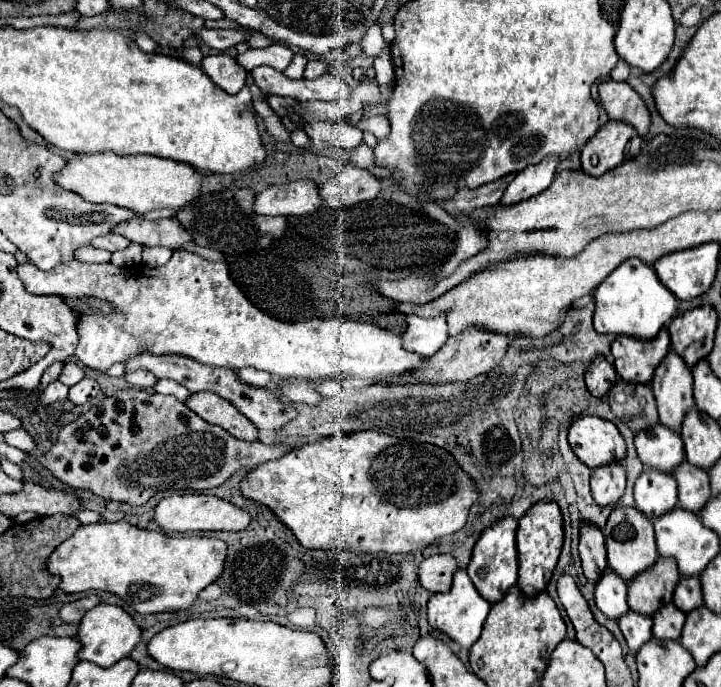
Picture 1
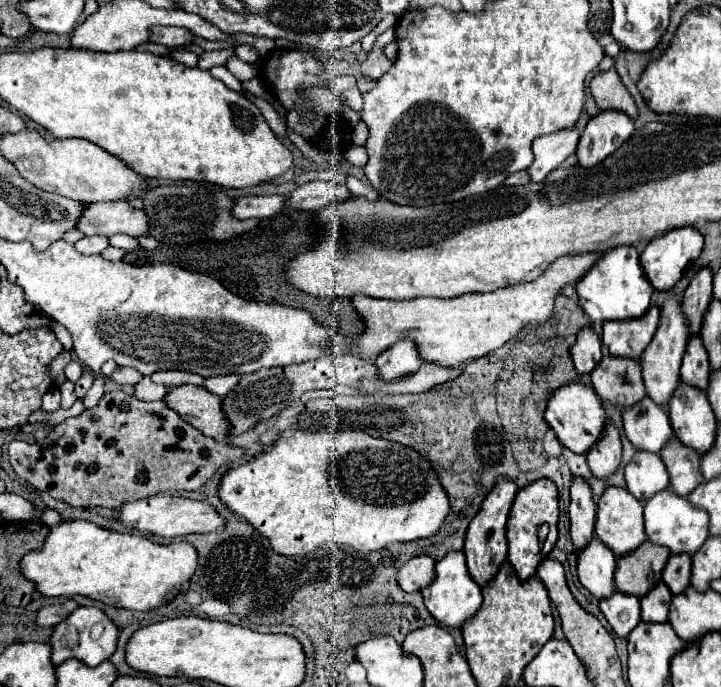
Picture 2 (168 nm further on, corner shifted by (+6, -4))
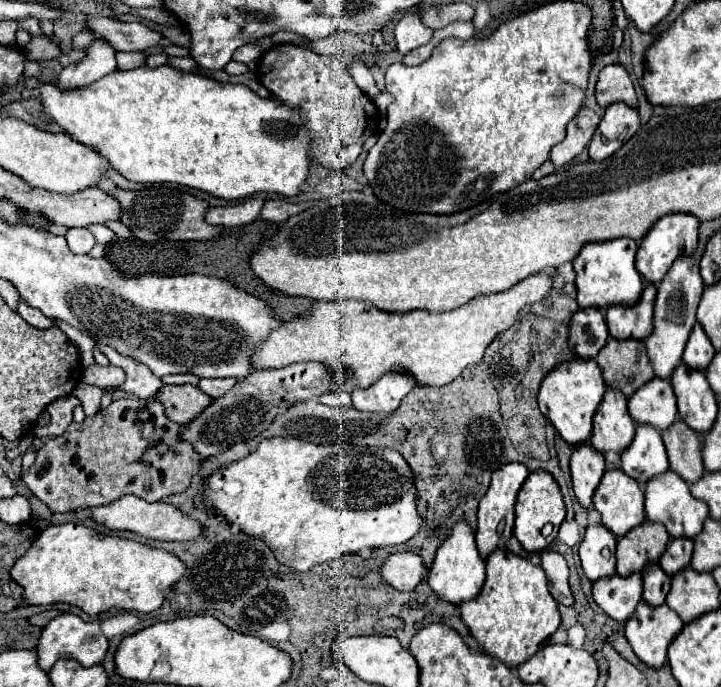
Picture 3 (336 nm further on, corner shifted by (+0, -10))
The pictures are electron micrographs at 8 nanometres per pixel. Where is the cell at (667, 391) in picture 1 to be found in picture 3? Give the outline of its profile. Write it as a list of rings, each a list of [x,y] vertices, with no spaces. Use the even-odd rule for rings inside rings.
[[[683,253],[679,259],[673,261],[665,279],[657,287],[655,311],[653,311],[653,331],[645,339],[645,345],[647,345],[647,355],[651,359],[651,365],[655,369],[655,375],[661,379],[669,379],[673,369],[681,363],[685,343],[697,321],[695,311],[697,311],[703,289],[705,289],[705,283],[699,273],[699,261],[695,259],[695,255],[687,255],[687,253]]]

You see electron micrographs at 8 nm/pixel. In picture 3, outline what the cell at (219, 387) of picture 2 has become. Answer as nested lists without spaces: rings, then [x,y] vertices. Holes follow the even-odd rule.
[[[199,379],[199,389],[209,397],[217,399],[225,395],[237,381],[235,379]]]

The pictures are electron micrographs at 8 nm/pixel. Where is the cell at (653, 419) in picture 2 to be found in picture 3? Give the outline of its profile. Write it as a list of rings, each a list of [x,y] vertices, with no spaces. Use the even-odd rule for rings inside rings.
[[[659,377],[647,381],[631,395],[629,413],[635,423],[649,423],[659,431],[667,429],[677,419],[677,403],[671,383]]]

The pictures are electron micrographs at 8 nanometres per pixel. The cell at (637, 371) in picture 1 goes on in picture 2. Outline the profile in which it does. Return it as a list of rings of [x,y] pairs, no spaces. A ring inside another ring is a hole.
[[[653,305],[641,321],[613,321],[603,325],[603,345],[609,355],[639,361],[659,327],[659,307]]]

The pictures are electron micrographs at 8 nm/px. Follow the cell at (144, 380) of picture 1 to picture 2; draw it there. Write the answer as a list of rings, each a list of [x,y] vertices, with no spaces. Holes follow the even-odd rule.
[[[117,367],[111,379],[119,385],[137,385],[137,381],[141,381],[141,373],[133,367]]]

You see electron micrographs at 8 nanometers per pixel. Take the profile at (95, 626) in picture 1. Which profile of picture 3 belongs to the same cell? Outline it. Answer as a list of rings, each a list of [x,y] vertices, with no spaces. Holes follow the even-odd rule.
[[[65,613],[65,615],[59,615],[55,619],[51,619],[43,629],[41,629],[41,637],[39,637],[39,643],[37,643],[37,663],[43,671],[49,671],[53,667],[55,661],[59,659],[75,659],[79,663],[83,663],[85,667],[91,667],[91,665],[97,665],[103,661],[105,653],[109,649],[109,643],[107,643],[107,637],[103,635],[99,623],[85,623],[81,621],[81,617],[77,615],[71,615],[71,613]]]

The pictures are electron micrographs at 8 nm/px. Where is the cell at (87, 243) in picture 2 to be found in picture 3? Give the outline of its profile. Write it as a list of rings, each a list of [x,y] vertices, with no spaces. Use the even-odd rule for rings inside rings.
[[[67,229],[65,241],[73,253],[89,253],[95,245],[95,237],[87,229]]]

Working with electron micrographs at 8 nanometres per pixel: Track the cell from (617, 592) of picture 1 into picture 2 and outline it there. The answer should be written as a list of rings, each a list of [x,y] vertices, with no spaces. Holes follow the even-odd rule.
[[[593,539],[577,555],[579,581],[595,599],[607,599],[613,595],[615,569],[617,569],[617,559],[597,539]]]

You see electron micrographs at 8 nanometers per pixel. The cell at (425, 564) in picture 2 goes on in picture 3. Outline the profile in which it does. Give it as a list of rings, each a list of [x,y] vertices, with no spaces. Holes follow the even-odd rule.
[[[407,551],[389,555],[379,571],[383,581],[395,587],[397,591],[413,591],[423,581],[423,575],[427,573],[421,557]]]

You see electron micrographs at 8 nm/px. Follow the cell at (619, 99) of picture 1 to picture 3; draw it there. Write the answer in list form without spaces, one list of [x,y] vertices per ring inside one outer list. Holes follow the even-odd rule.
[[[621,63],[607,65],[599,73],[599,79],[595,85],[595,99],[601,107],[607,107],[615,101],[623,101],[633,107],[637,105],[637,95],[635,95],[631,77]]]

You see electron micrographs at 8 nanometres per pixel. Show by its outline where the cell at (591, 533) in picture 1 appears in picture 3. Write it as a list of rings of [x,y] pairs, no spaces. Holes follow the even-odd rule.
[[[579,443],[573,447],[571,477],[575,495],[583,507],[591,505],[591,495],[595,491],[595,485],[599,485],[603,471],[605,459],[601,451],[597,451],[591,443]]]

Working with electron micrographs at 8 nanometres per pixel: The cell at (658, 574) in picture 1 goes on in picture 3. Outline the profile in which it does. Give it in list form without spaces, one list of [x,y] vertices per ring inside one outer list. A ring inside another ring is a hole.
[[[645,519],[639,527],[633,527],[623,537],[617,537],[617,573],[641,573],[647,563],[657,563],[667,541],[669,535],[663,523],[651,523]]]

